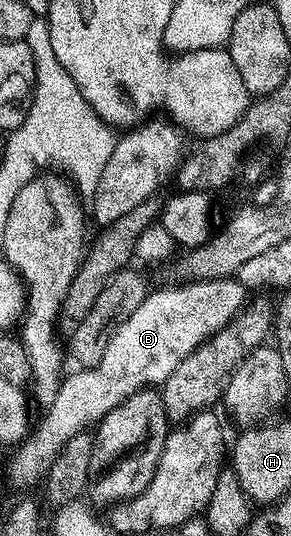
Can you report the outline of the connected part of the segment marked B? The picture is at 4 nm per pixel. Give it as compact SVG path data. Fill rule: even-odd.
M195 279L174 288L149 291L138 306L115 330L97 366L67 373L60 381L51 406L40 426L31 431L32 446L44 446L44 461L52 463L74 435L97 425L114 408L143 388L163 385L190 354L227 324L241 309L246 289L237 279Z

